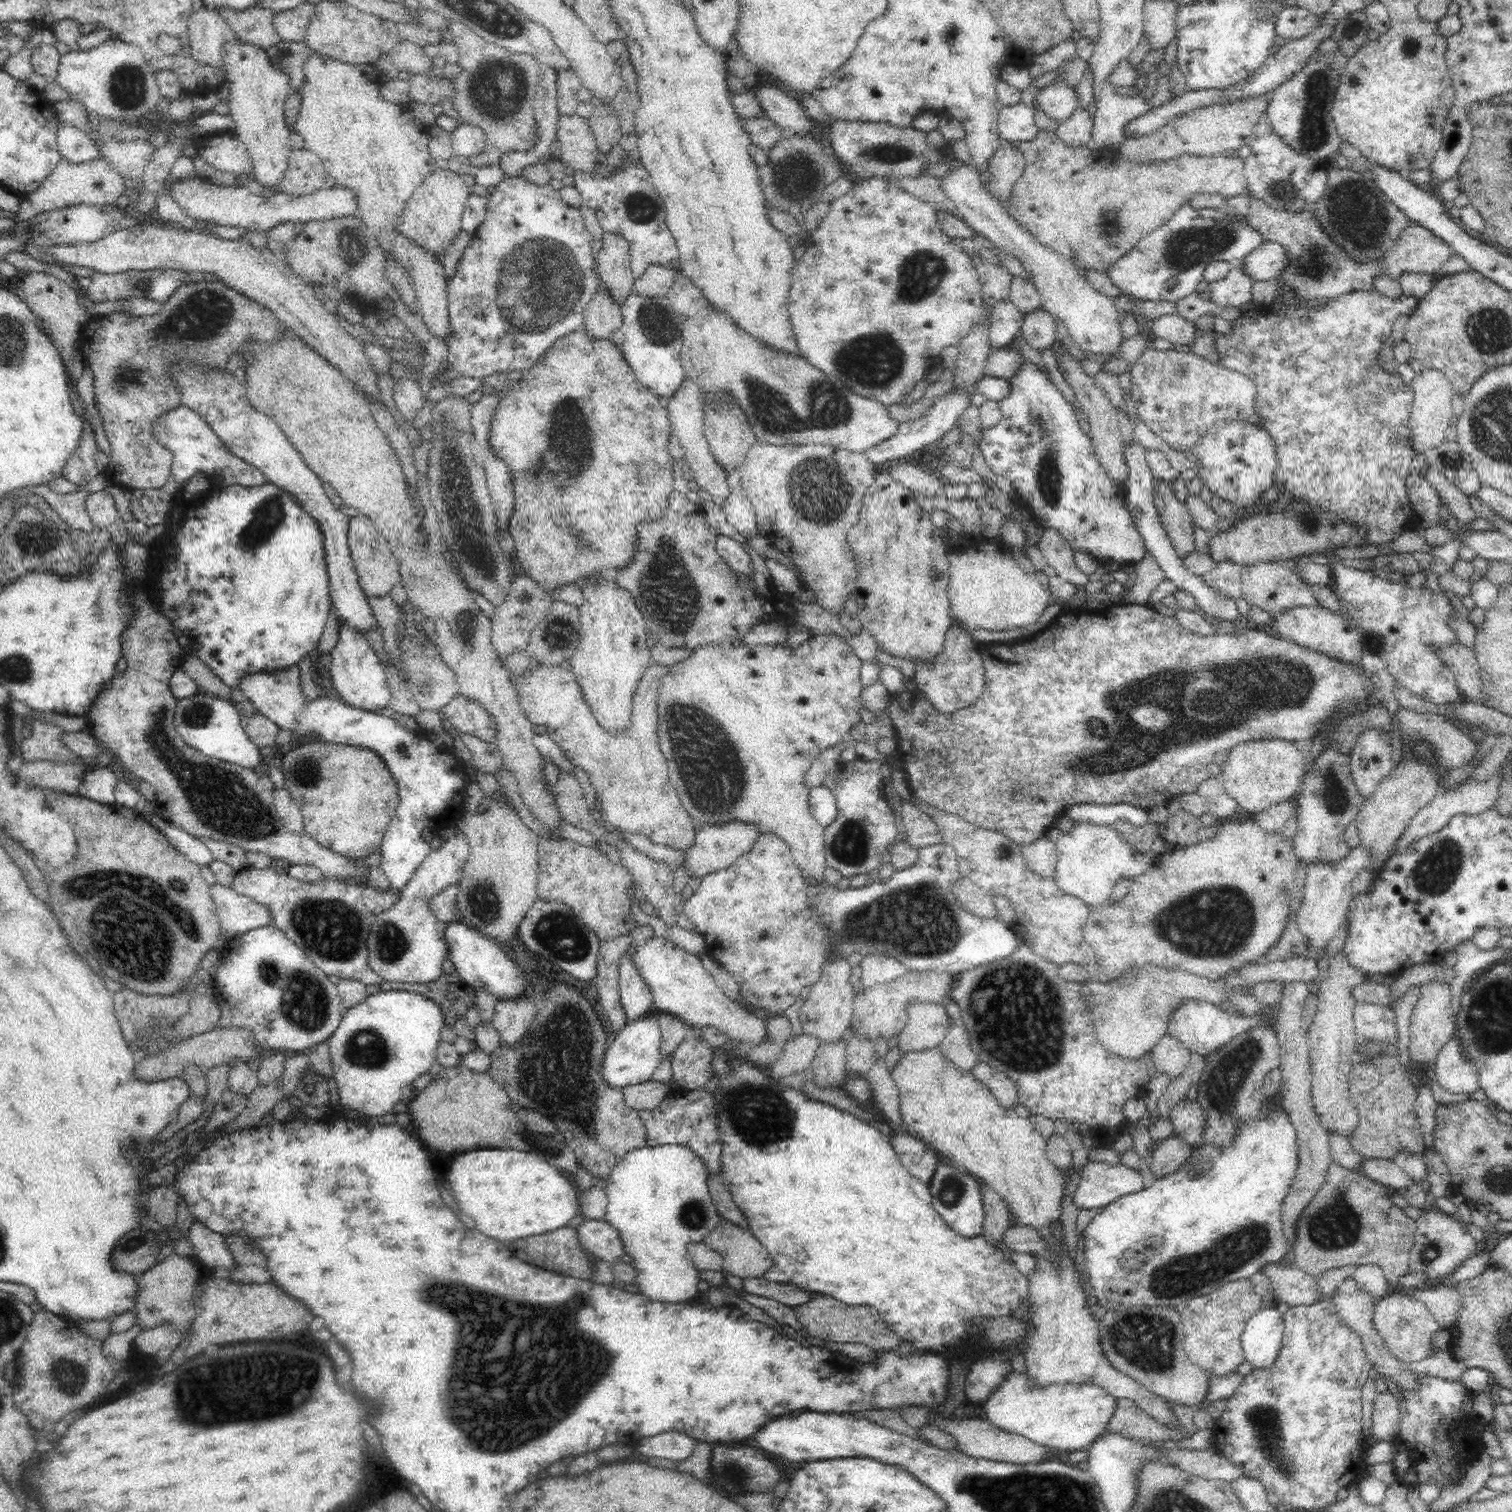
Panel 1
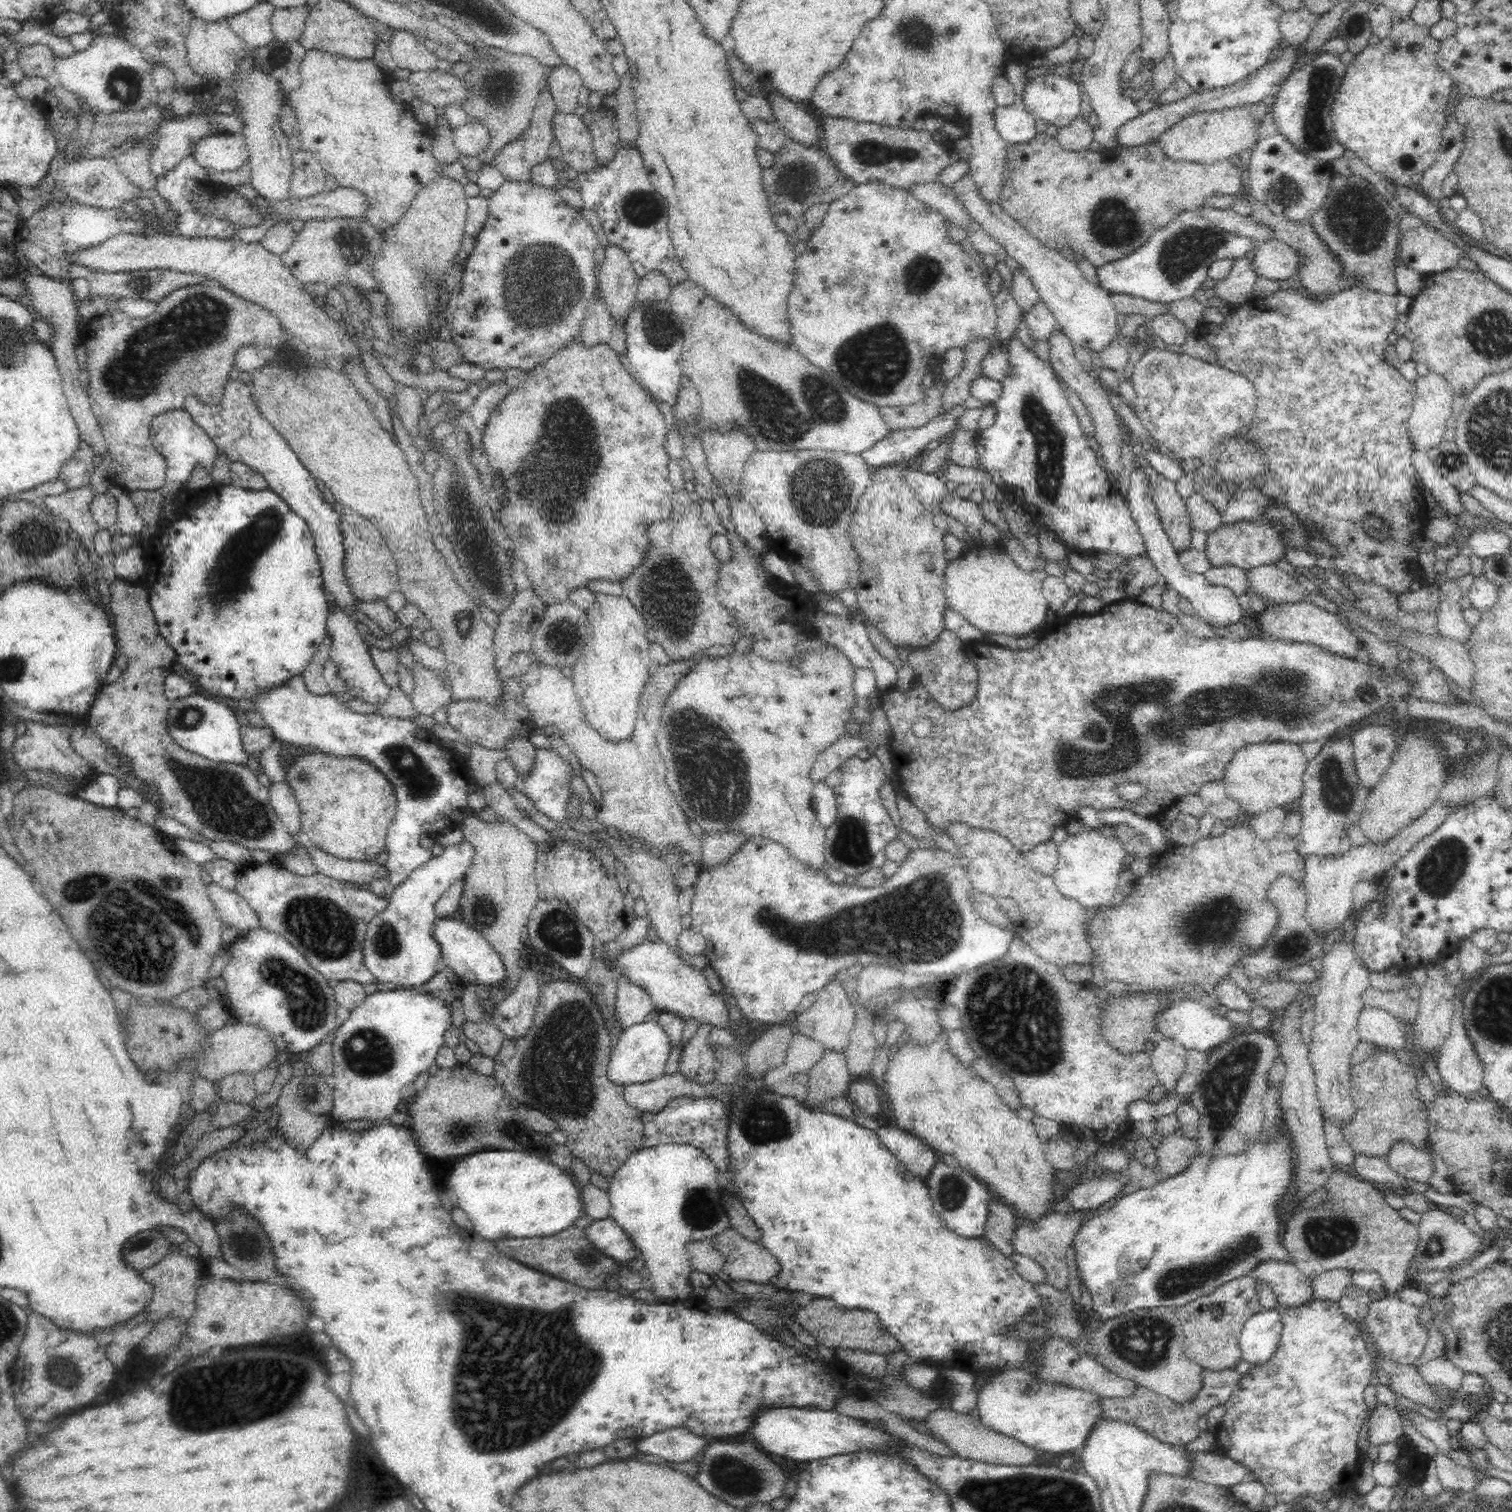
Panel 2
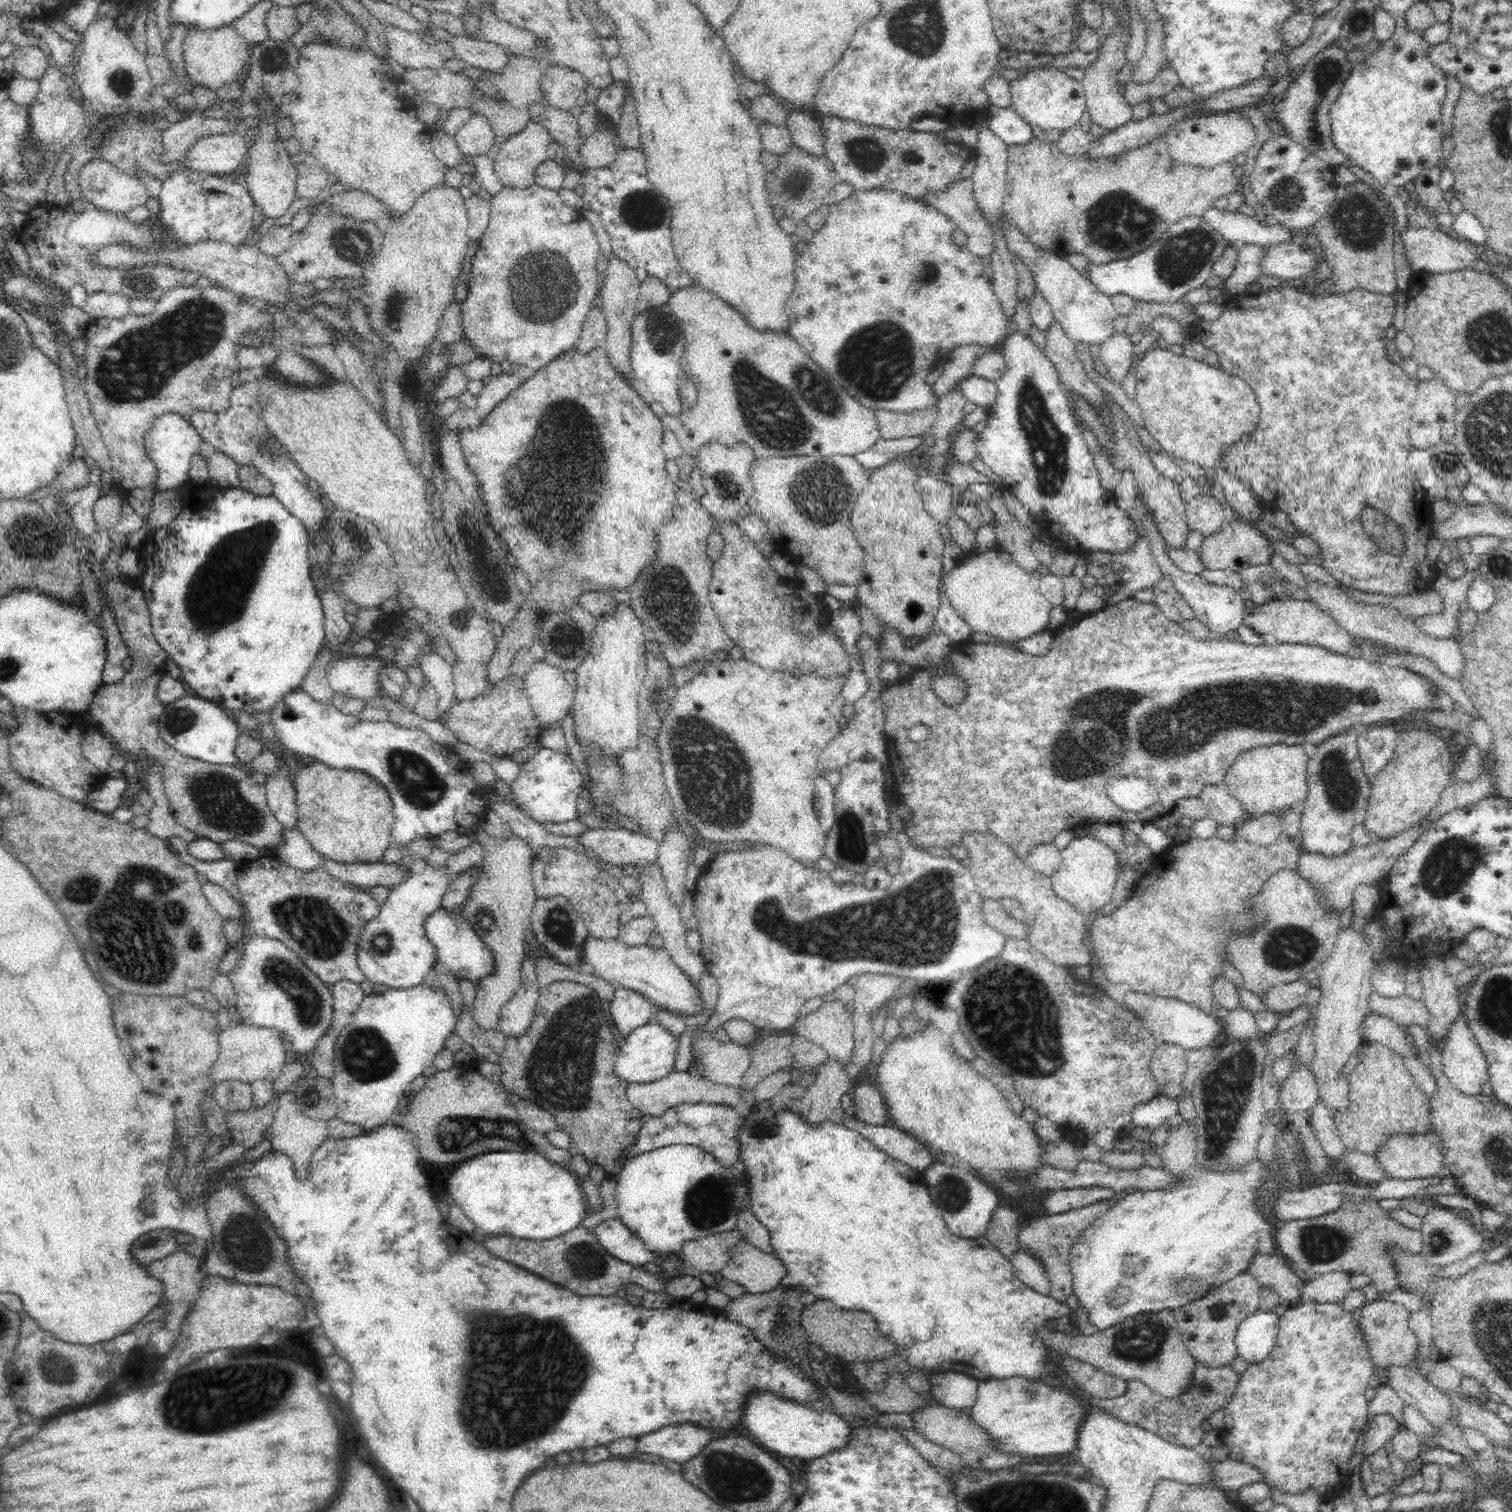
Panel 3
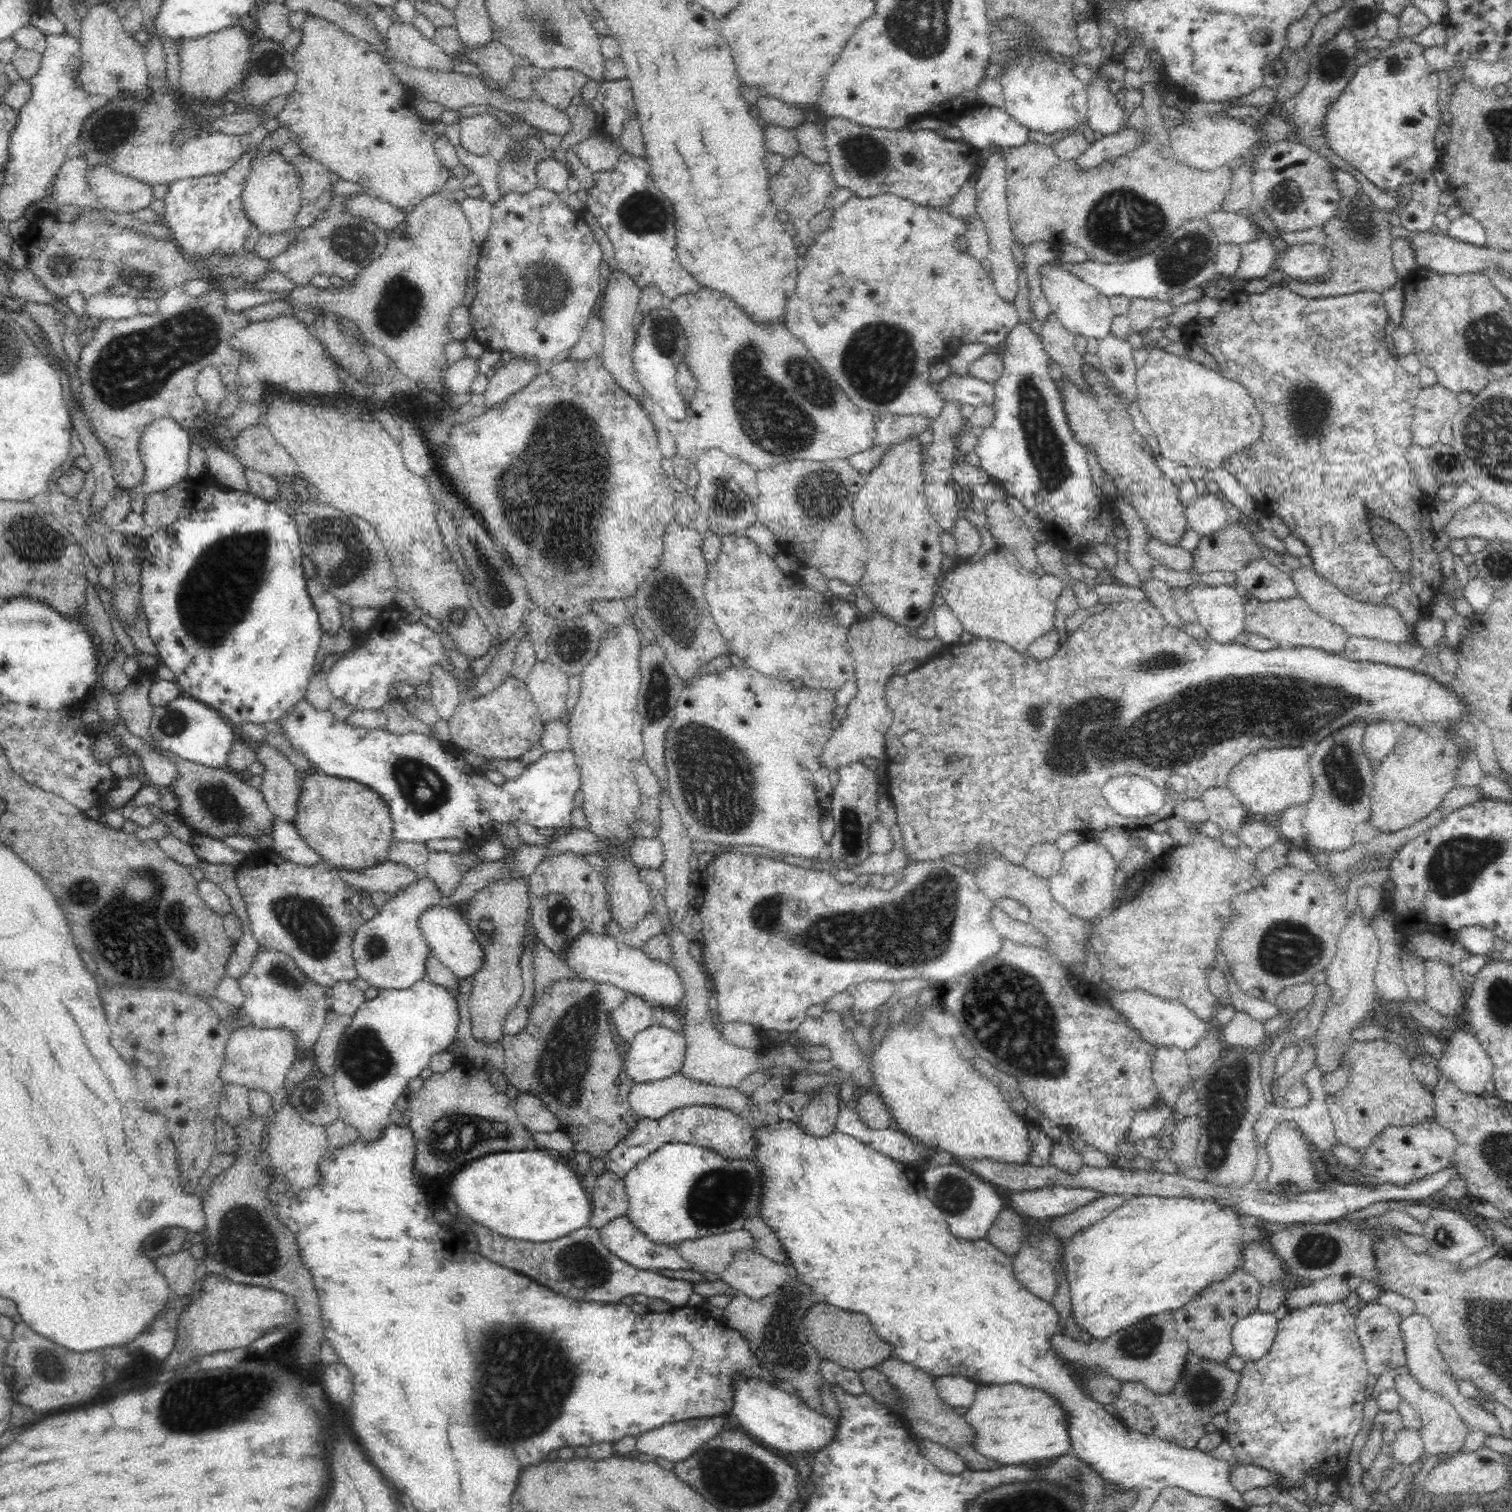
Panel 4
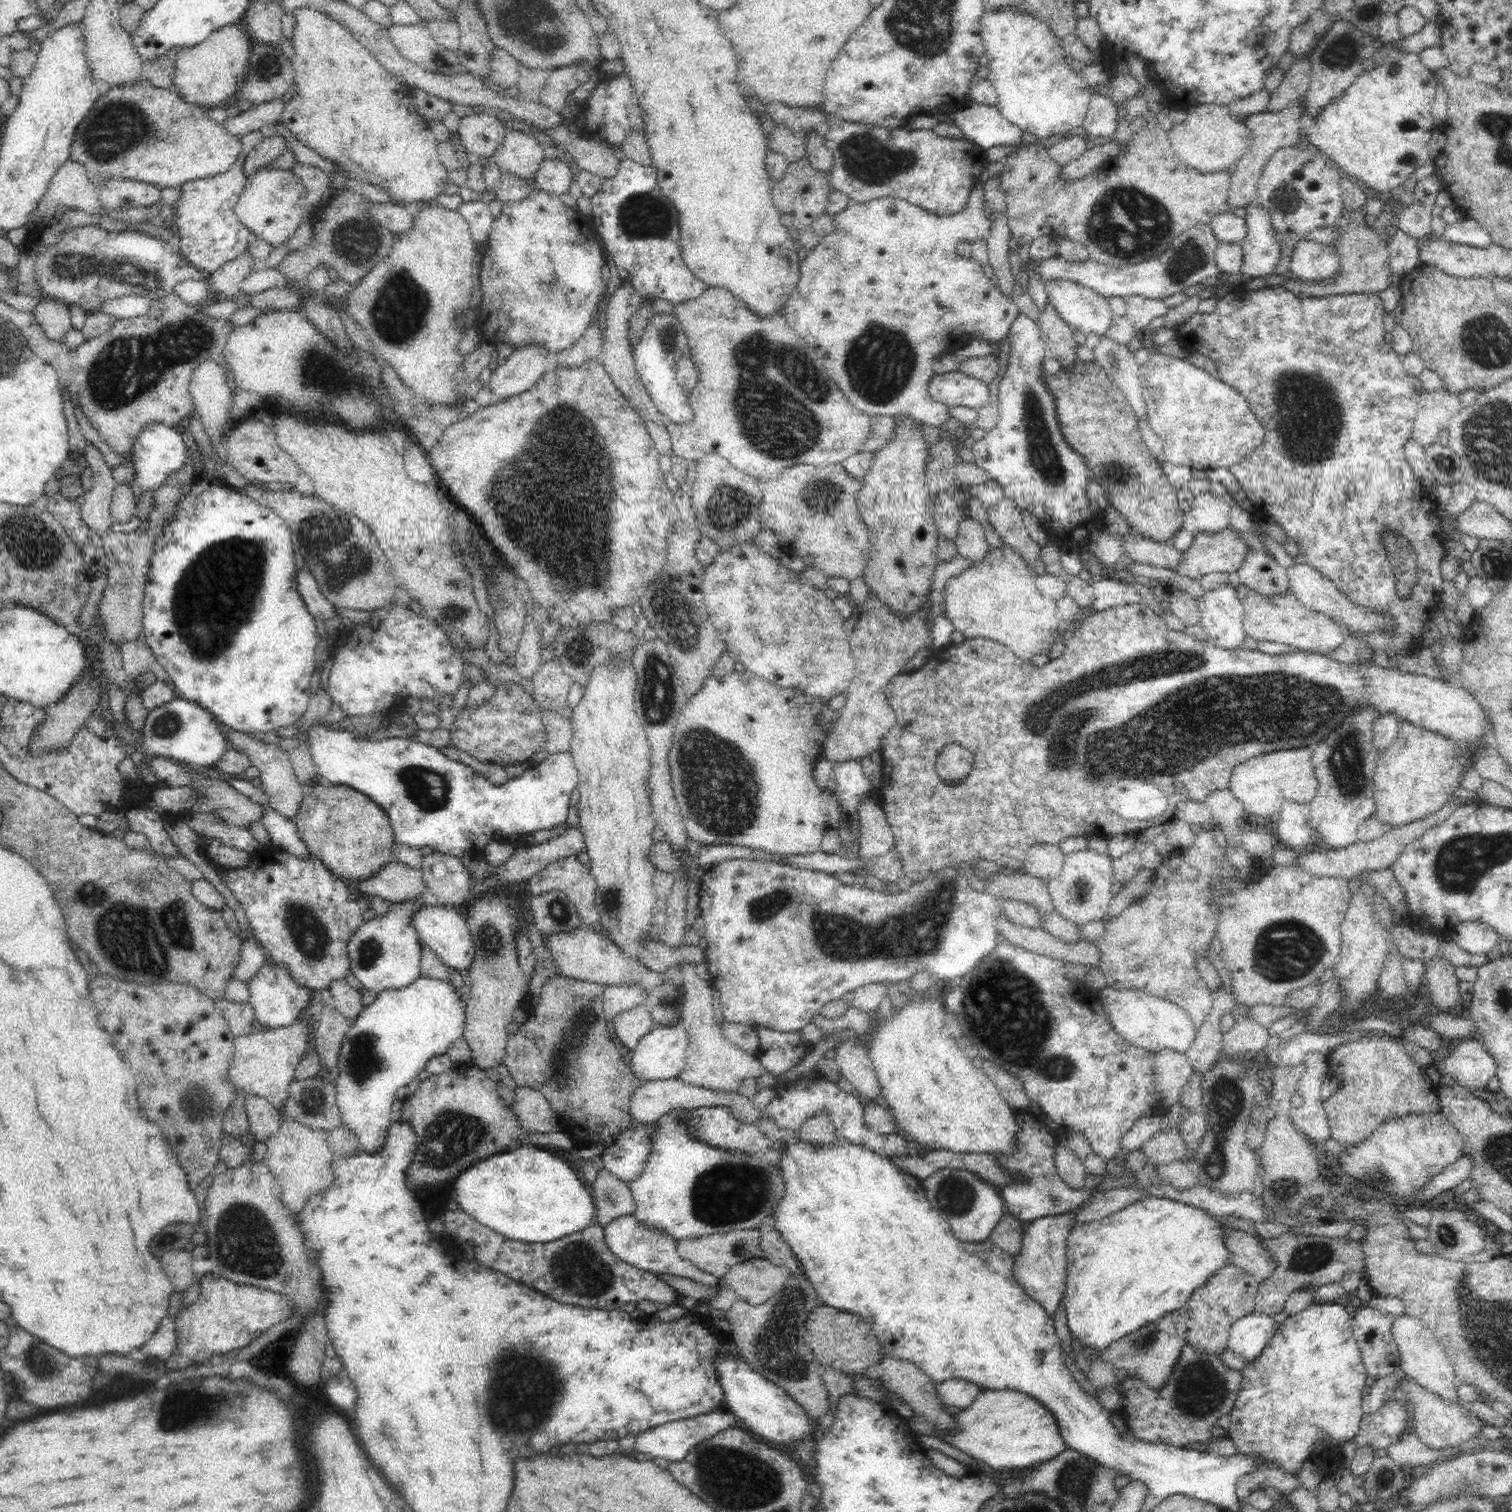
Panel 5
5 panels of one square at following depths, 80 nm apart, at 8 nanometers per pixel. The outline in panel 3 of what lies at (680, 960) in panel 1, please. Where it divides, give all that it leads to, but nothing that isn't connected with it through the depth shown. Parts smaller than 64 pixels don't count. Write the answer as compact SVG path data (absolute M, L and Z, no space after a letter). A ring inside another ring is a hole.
M589 934L583 943L581 955L581 966L584 965L591 966L596 977L640 993L652 1004L655 1011L662 1009L685 1017L704 1010L696 987L663 948L653 950L650 946L628 947L616 939L596 939Z

